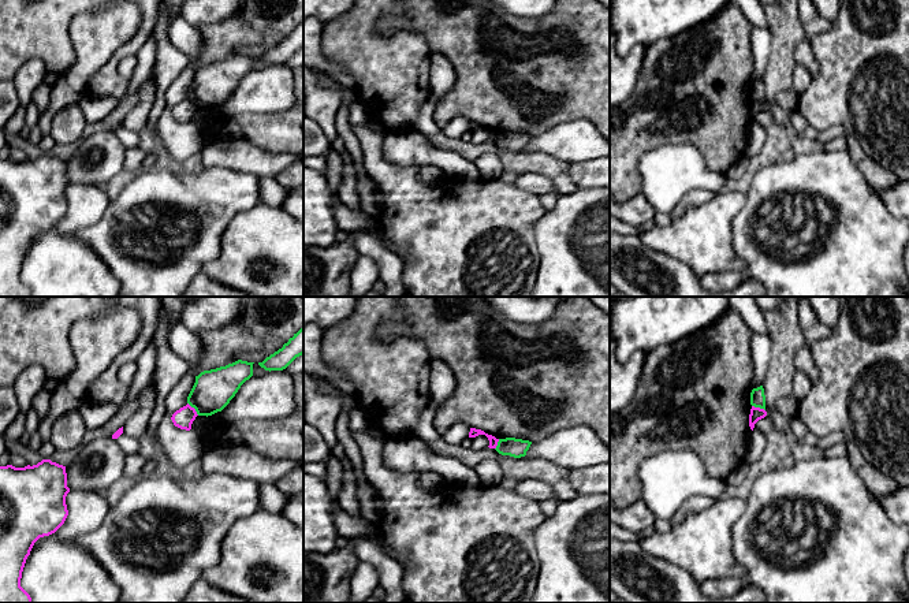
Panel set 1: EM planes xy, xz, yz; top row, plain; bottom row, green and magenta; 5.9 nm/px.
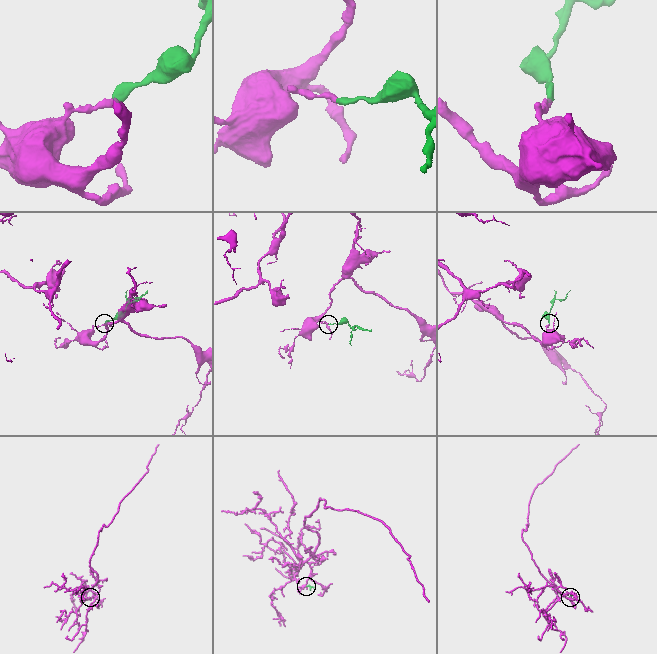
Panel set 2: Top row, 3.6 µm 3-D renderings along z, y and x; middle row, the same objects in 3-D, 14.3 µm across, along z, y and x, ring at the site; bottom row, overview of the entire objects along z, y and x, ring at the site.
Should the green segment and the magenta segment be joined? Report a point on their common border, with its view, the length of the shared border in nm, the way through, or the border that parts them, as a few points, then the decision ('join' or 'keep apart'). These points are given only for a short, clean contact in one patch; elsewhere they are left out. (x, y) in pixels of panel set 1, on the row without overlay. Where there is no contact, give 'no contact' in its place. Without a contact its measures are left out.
xy (194, 101) | 100 nm | along xy (187, 96), (198, 108) | keep apart

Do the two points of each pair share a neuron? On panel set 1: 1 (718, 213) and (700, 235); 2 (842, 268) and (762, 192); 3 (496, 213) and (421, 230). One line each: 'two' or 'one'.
1: one
2: one
3: one

